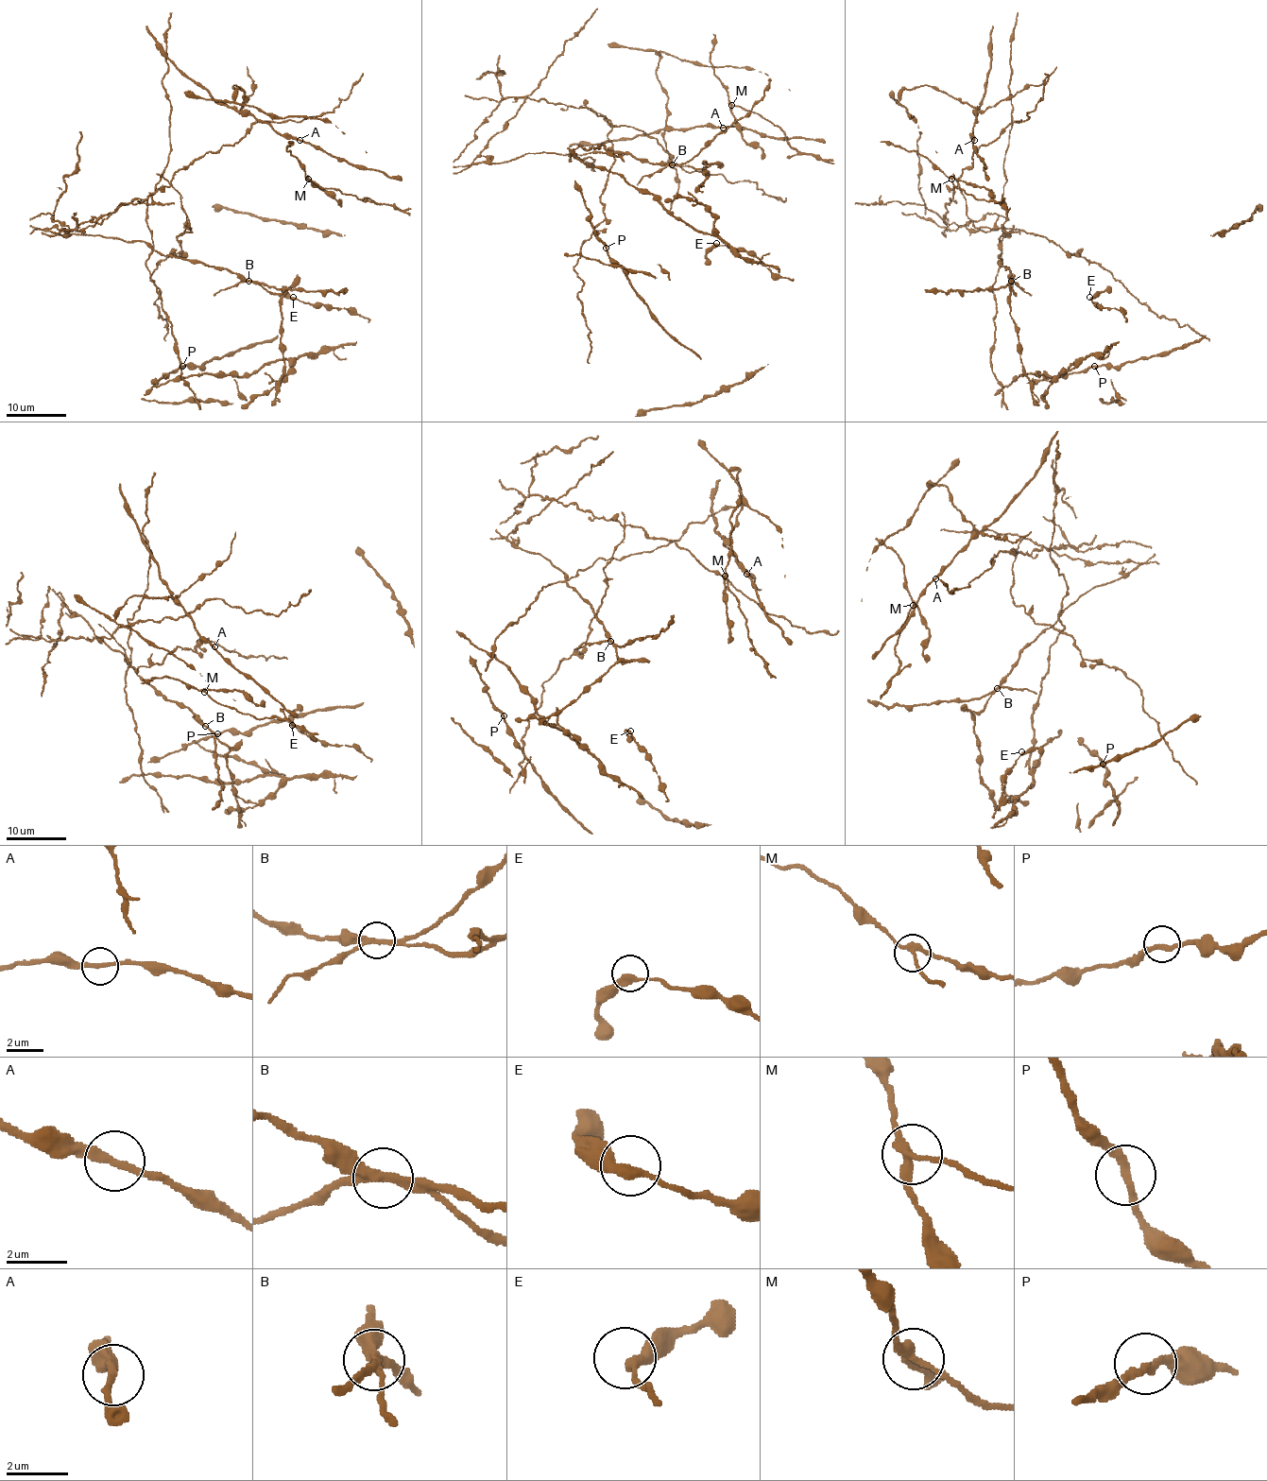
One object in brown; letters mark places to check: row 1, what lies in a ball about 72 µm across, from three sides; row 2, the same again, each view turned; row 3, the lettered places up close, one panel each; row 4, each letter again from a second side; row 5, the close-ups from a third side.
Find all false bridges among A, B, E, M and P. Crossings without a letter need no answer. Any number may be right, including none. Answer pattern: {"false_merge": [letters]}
{"false_merge": ["B", "M"]}

